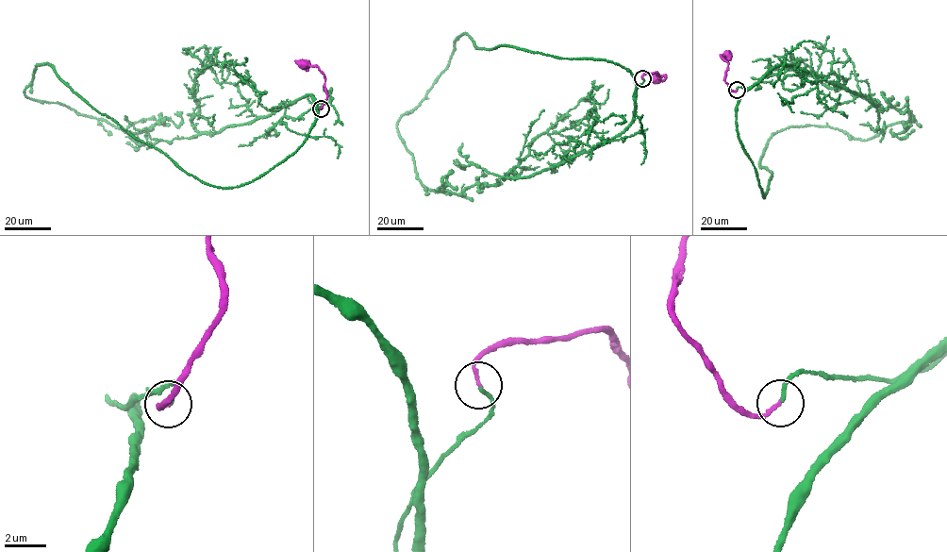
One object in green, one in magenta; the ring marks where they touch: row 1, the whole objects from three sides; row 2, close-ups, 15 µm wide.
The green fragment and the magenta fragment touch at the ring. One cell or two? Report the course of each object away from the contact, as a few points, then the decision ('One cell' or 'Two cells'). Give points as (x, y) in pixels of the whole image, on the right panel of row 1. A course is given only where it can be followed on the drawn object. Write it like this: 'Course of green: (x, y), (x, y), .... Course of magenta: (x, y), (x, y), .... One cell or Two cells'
Course of green: (737, 90), (748, 88), (736, 122), (765, 197), (769, 139), (809, 125), (863, 140), (910, 122), (884, 92). Course of magenta: (737, 90), (732, 90), (725, 80), (728, 63), (720, 56), (726, 53), (727, 56). One cell

